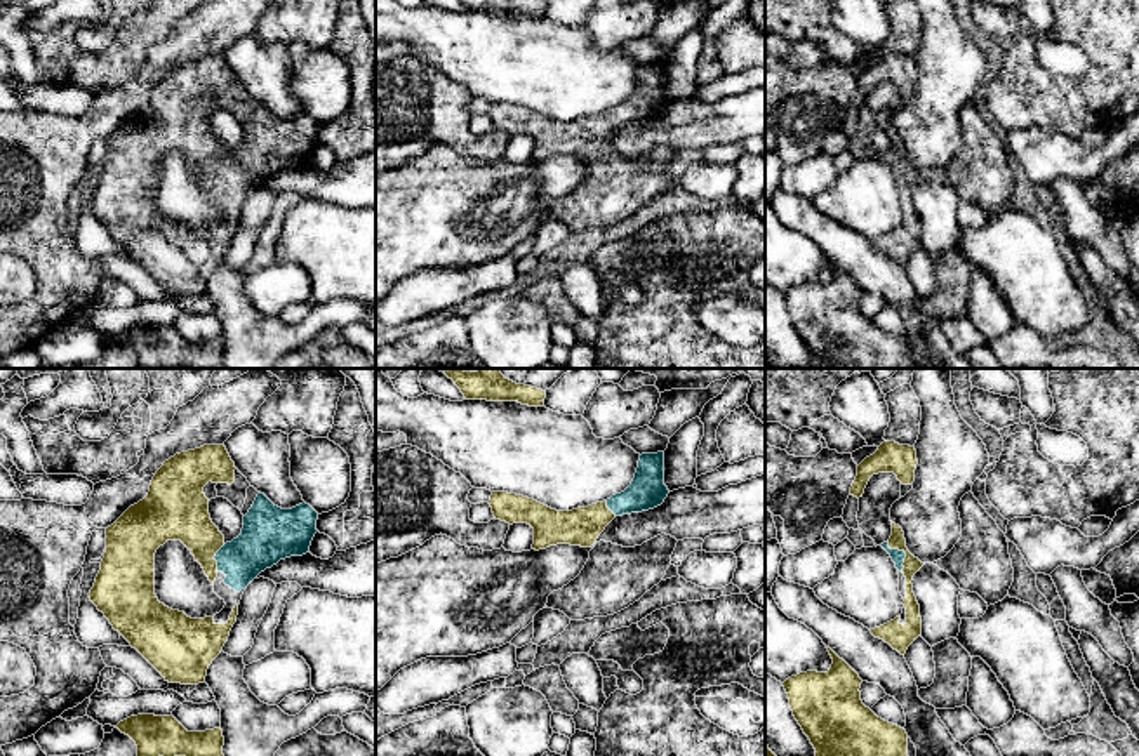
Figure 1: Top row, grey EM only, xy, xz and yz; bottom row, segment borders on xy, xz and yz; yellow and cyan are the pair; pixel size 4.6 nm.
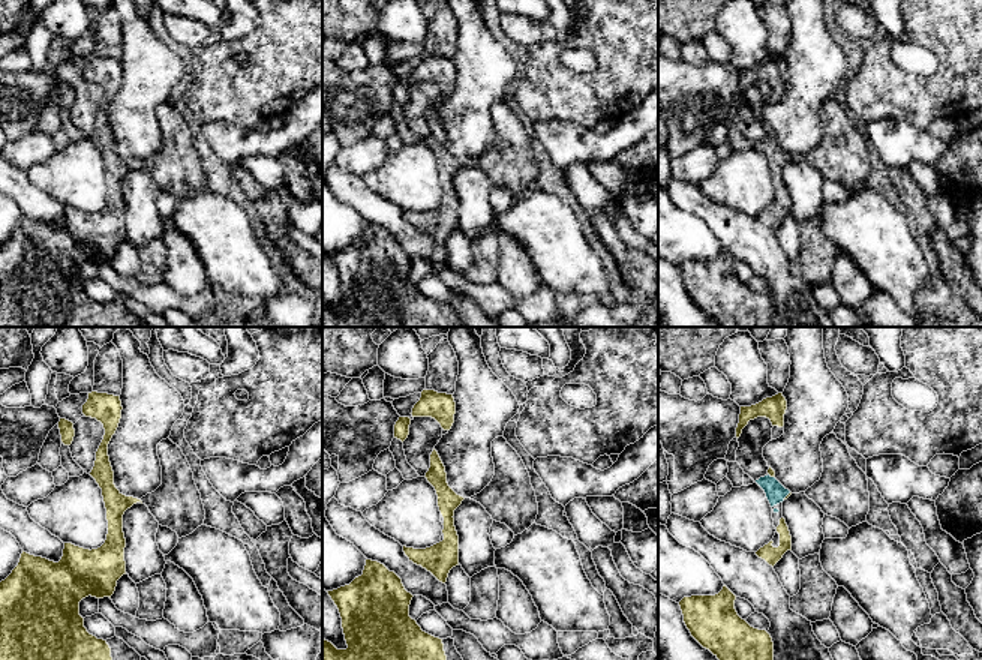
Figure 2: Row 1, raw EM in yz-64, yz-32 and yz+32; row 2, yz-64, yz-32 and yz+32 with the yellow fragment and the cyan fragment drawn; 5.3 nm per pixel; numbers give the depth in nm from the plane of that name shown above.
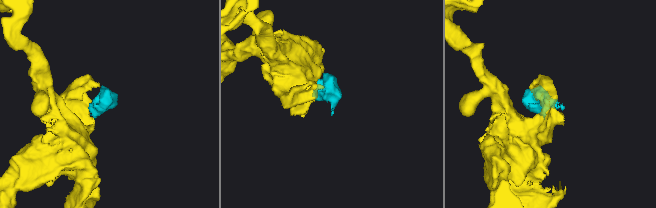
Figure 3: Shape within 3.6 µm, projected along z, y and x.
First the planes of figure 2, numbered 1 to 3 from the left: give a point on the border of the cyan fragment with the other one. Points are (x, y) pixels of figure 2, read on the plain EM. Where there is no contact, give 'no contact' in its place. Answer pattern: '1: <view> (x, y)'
1: no contact
2: no contact
3: yz+32 (771, 140)

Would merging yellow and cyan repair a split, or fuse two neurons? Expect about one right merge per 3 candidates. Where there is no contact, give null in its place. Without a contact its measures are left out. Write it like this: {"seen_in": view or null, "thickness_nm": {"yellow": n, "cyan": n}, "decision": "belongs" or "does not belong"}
{"seen_in": "yz", "thickness_nm": {"yellow": 80, "cyan": 70}, "decision": "belongs"}

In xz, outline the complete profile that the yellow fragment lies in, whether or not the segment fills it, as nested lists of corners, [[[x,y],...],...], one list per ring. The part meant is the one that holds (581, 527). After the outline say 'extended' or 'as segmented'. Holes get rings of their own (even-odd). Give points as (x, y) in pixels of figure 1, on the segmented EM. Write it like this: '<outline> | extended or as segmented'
[[[664,452],[642,454],[631,485],[603,502],[572,511],[556,511],[534,499],[492,492],[490,507],[496,520],[527,523],[534,528],[532,549],[556,544],[591,547],[605,527],[616,518],[654,509],[664,502]]] | extended

